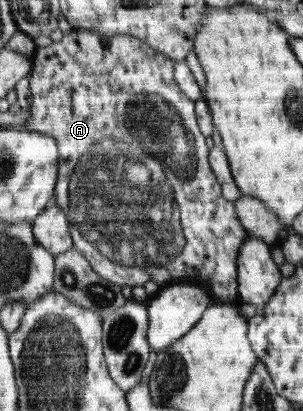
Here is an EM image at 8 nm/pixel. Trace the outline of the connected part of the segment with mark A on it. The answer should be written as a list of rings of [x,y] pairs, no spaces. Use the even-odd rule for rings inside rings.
[[[73,26],[71,32],[63,35],[60,41],[54,41],[46,47],[38,46],[32,59],[33,67],[29,75],[32,105],[29,111],[30,117],[28,117],[24,129],[45,134],[57,141],[61,157],[60,165],[58,165],[57,189],[52,202],[58,205],[69,218],[69,233],[72,235],[73,249],[84,255],[91,268],[102,279],[119,286],[143,286],[147,281],[154,281],[160,285],[178,285],[180,281],[192,281],[210,289],[214,299],[218,299],[222,303],[239,302],[238,254],[247,243],[249,233],[235,213],[234,202],[228,201],[222,196],[220,184],[210,169],[208,147],[204,141],[205,135],[198,131],[198,125],[196,125],[196,103],[191,101],[178,87],[174,78],[174,60],[164,53],[160,55],[160,51],[140,38],[130,35],[104,37],[100,33],[92,33],[82,27]],[[134,201],[136,201],[136,213],[128,213],[130,207],[116,207],[116,205],[134,205]]]

